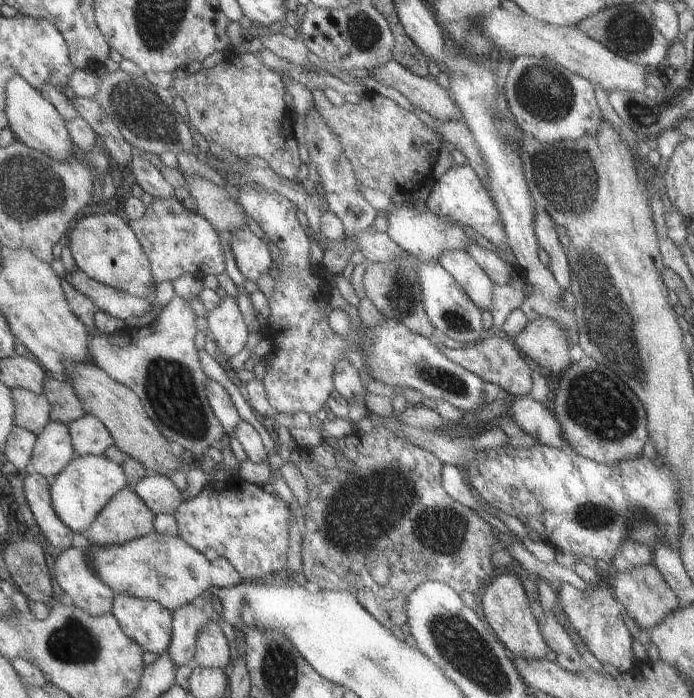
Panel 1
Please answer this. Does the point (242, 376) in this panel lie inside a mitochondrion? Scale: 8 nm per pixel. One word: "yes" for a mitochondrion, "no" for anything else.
no

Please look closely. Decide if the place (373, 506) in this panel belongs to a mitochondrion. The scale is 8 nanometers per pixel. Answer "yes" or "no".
yes

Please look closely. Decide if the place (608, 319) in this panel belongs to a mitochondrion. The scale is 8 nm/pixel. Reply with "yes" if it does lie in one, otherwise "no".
yes

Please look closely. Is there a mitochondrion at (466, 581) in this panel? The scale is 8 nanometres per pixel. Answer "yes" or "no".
no

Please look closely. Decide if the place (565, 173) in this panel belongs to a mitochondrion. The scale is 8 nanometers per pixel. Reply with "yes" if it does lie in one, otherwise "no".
yes

